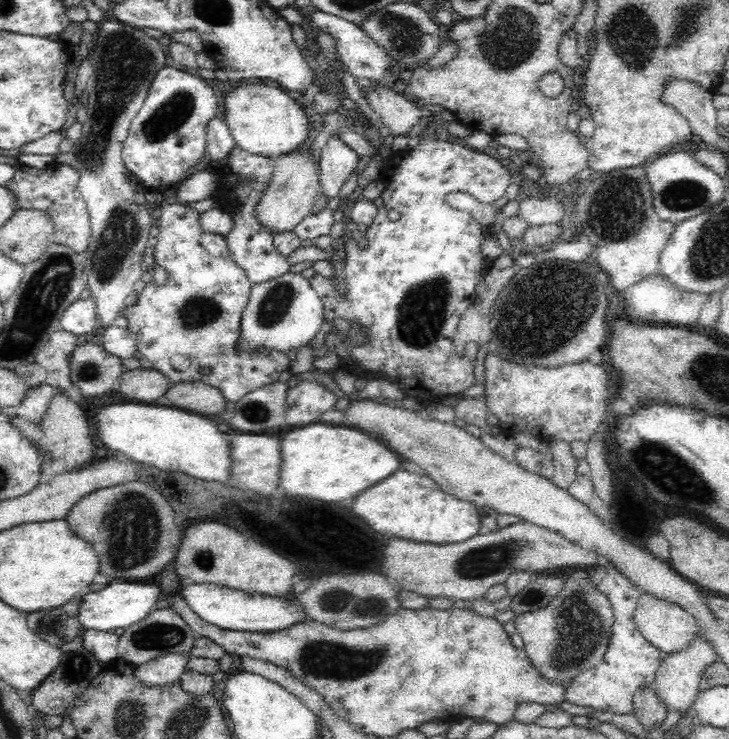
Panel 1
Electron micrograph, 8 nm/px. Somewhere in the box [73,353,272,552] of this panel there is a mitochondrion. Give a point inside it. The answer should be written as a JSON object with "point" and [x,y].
{"point":[87,370]}

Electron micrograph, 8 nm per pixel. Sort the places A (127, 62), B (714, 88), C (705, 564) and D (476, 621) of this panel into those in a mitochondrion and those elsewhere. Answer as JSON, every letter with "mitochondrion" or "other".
{"A":"mitochondrion","B":"other","C":"other","D":"other"}

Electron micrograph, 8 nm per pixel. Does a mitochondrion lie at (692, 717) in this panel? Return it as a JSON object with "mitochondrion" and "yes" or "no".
{"mitochondrion":"no"}

